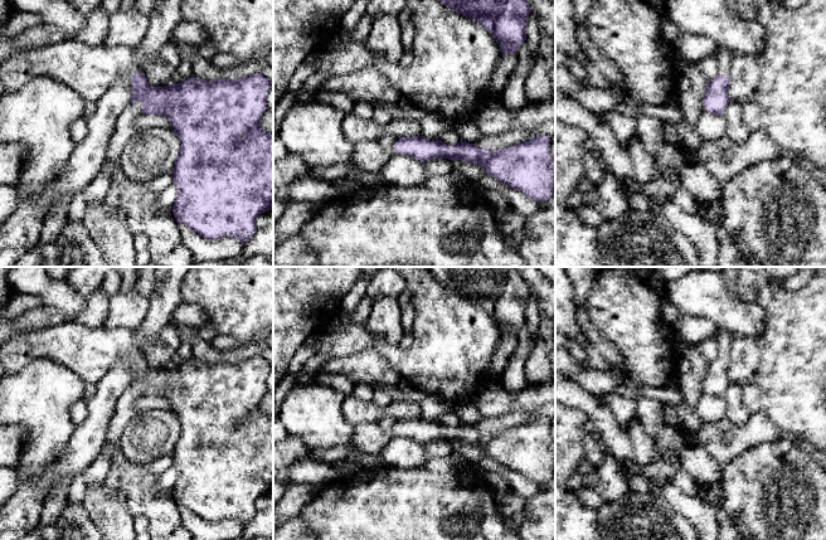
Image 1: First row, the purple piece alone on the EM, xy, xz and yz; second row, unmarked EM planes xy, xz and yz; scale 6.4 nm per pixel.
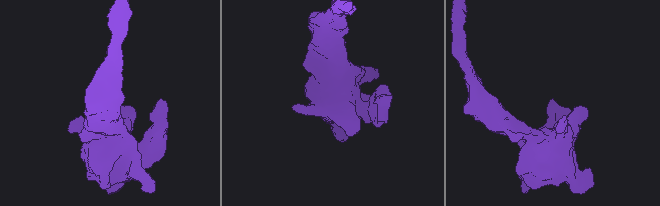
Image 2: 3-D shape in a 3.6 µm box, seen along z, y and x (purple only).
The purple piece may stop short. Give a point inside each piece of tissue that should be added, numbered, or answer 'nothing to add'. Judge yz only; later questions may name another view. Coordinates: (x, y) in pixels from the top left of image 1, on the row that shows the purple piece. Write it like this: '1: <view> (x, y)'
1: yz (724, 56)

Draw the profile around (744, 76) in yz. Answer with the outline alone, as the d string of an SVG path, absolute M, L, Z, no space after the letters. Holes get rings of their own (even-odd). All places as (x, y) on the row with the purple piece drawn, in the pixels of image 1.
M732 52L728 99L740 106L752 101L761 81L758 57Z

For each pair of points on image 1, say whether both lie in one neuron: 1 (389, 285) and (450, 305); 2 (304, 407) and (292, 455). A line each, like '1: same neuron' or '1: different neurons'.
1: different neurons
2: different neurons

